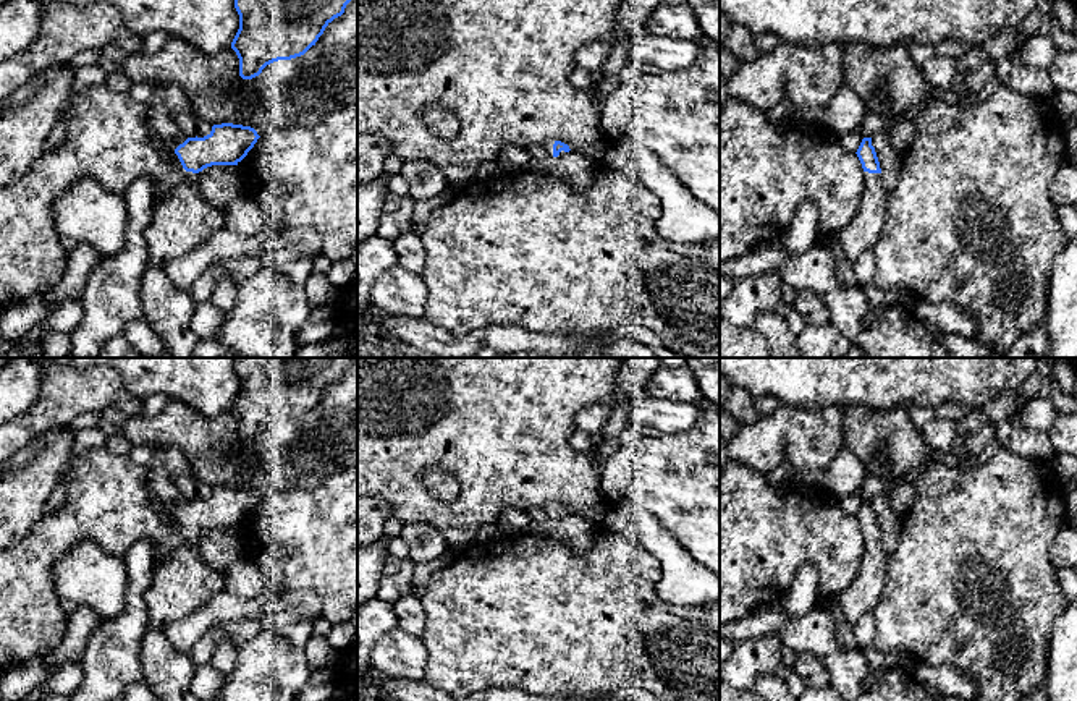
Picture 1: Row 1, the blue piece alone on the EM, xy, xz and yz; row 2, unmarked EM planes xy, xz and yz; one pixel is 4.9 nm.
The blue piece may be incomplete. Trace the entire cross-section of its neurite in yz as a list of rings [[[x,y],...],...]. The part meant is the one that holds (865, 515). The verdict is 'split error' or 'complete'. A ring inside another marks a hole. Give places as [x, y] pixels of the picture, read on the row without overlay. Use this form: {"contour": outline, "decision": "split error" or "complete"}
{"contour": [[[864,500],[855,516],[864,531],[864,557],[854,581],[838,596],[844,617],[852,627],[875,609],[886,586],[888,567],[872,500]]], "decision": "split error"}

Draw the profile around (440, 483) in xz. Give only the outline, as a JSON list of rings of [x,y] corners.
[[[425,469],[422,473],[425,487],[443,502],[454,500],[458,497],[458,481],[445,469]]]

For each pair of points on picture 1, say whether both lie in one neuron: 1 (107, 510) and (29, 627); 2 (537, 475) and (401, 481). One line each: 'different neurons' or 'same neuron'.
1: same neuron
2: same neuron

